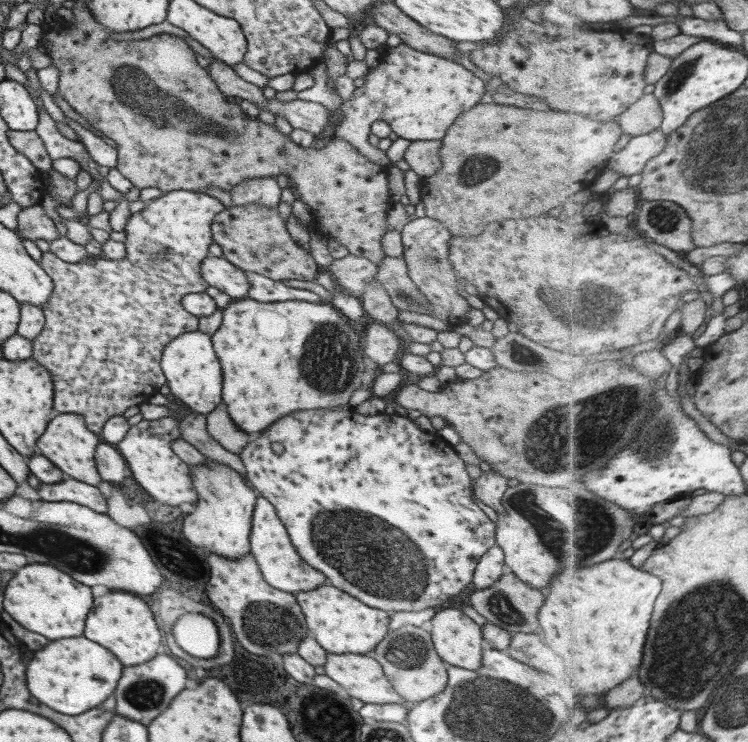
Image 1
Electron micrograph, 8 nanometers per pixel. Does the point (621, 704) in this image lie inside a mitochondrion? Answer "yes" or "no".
no

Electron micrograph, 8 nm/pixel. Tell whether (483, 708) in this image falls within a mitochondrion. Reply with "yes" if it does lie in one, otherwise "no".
yes

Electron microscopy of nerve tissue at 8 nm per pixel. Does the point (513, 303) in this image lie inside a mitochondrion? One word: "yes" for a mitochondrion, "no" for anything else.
no

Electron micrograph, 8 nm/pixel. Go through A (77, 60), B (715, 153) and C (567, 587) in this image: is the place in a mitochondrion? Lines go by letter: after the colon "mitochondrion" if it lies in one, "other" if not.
A: other
B: mitochondrion
C: other

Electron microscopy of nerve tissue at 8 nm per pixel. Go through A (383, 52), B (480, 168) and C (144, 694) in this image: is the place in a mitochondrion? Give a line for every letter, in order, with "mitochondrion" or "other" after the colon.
A: other
B: mitochondrion
C: mitochondrion

